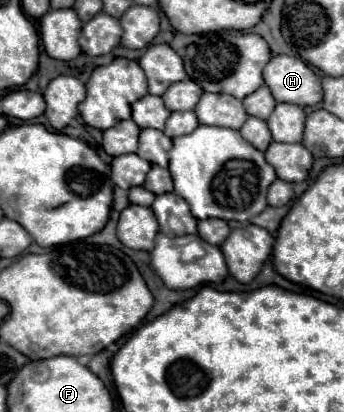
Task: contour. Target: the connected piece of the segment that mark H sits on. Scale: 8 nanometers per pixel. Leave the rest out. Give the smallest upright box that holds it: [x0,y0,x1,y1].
[263,56,323,106]

